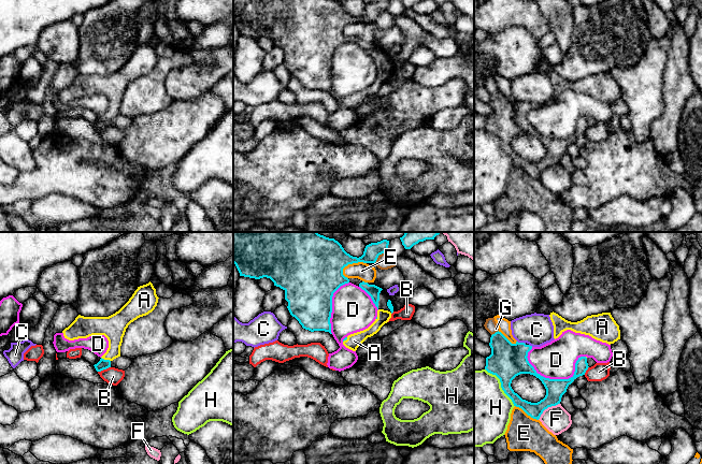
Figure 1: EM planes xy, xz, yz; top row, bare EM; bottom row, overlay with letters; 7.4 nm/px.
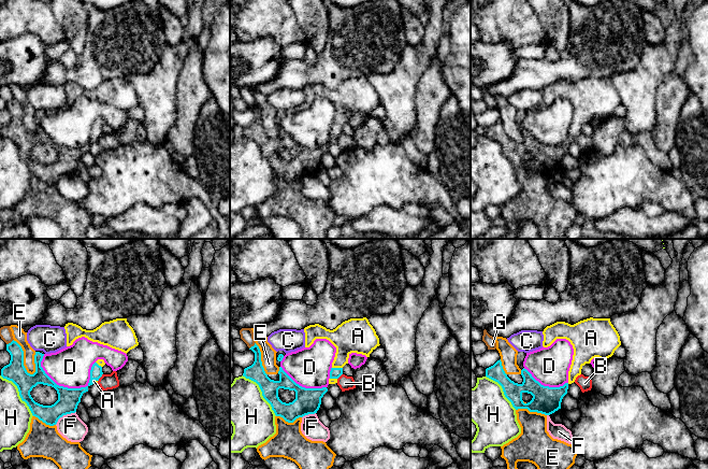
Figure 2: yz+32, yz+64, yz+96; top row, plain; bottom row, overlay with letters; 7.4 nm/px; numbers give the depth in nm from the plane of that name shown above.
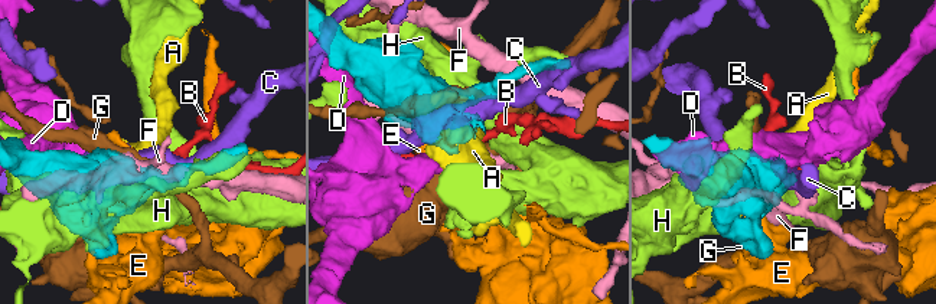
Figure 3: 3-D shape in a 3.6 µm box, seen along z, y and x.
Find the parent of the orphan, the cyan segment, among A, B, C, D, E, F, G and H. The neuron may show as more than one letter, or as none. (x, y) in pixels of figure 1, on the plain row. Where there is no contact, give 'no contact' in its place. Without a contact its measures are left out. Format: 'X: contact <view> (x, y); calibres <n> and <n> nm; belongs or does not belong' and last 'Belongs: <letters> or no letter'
A: contact xy (105, 119); calibres 80 and 180 nm; belongs
B: contact xy (103, 128); calibres 80 and 130 nm; does not belong
C: contact yz (521, 102); calibres 260 and 240 nm; does not belong
D: contact yz (558, 139); calibres 140 and 280 nm; does not belong
E: contact xz (352, 23); calibres 380 and 130 nm; does not belong
F: contact yz (547, 167); calibres 140 and 200 nm; does not belong
G: contact xz (380, 13); calibres 120 and 120 nm; does not belong
H: contact yz (501, 145); calibres 260 and 480 nm; does not belong
Belongs: A

